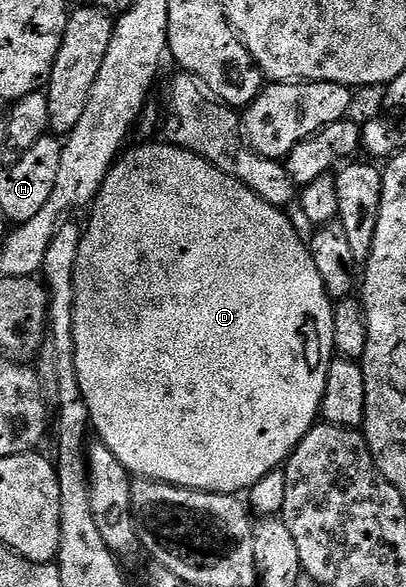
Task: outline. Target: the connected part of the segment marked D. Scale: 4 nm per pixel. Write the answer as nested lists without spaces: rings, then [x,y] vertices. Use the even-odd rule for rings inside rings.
[[[160,142],[160,144],[143,144],[140,148],[124,151],[111,167],[110,174],[105,178],[101,190],[97,194],[95,203],[90,209],[91,221],[83,228],[83,240],[79,243],[79,253],[77,254],[77,266],[75,267],[75,309],[73,310],[73,338],[75,339],[75,373],[77,382],[81,386],[83,400],[89,406],[91,415],[91,427],[94,435],[107,447],[113,450],[117,462],[125,466],[132,477],[145,480],[159,480],[162,484],[172,484],[178,488],[195,488],[199,492],[221,492],[224,494],[243,494],[253,487],[265,474],[282,469],[286,465],[287,459],[293,454],[293,450],[309,434],[309,430],[320,419],[323,411],[323,399],[327,389],[327,379],[329,378],[329,366],[333,357],[336,355],[335,343],[333,342],[333,314],[335,304],[331,295],[325,290],[325,282],[321,282],[321,274],[317,272],[317,262],[313,262],[311,249],[299,237],[297,229],[291,225],[288,214],[282,208],[274,208],[269,202],[262,200],[253,190],[235,180],[229,174],[217,170],[205,158],[193,154],[189,150],[179,148],[175,144]]]

